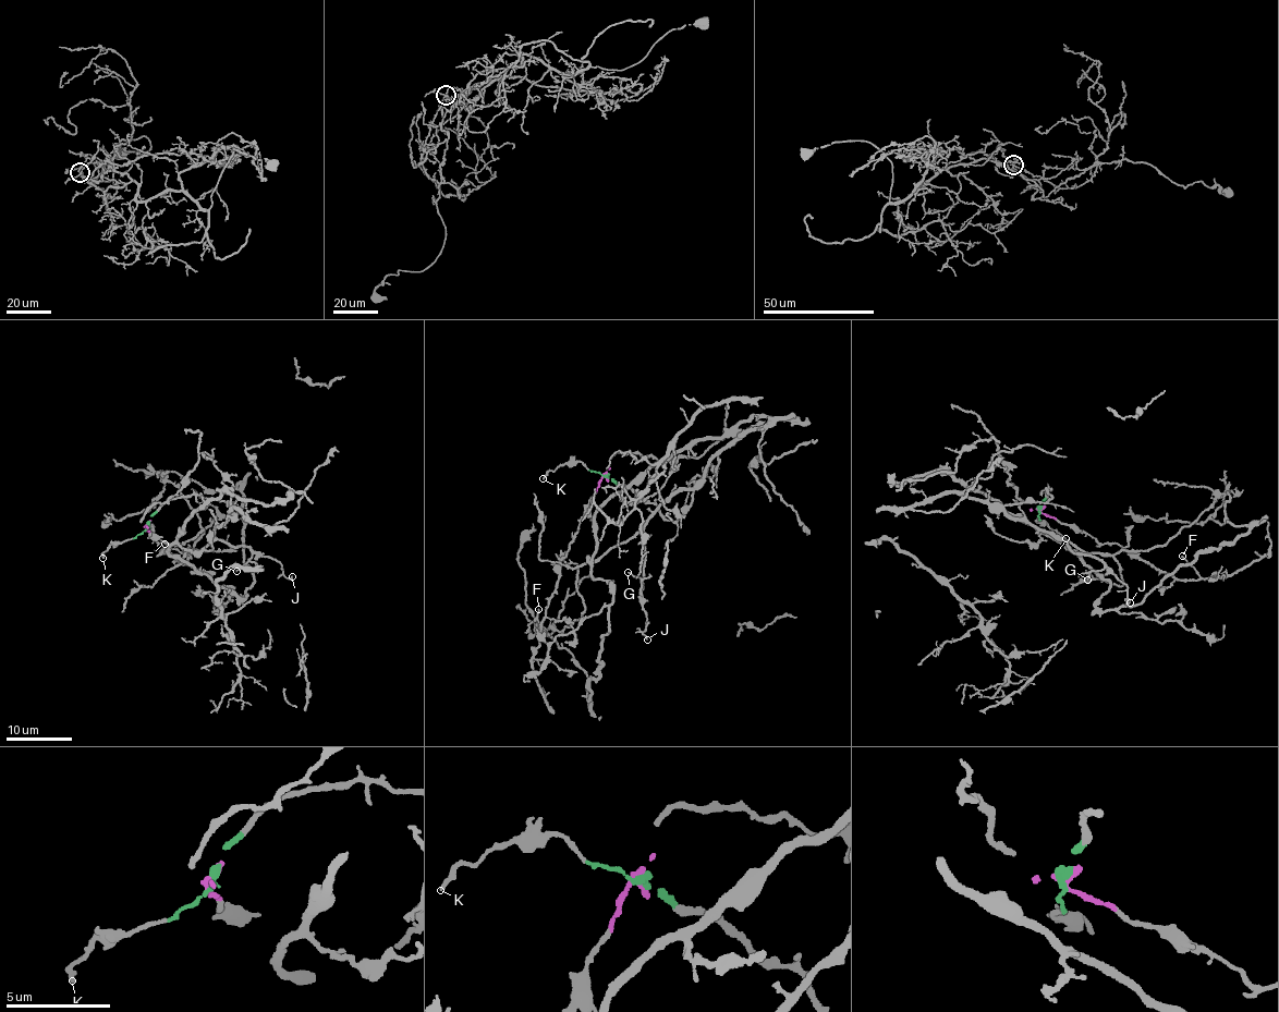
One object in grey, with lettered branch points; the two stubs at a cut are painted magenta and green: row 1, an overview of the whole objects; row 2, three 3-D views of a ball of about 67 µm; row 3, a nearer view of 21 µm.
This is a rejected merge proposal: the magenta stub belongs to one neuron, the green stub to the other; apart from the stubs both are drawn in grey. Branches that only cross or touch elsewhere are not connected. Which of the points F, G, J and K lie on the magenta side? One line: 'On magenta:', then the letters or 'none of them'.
On magenta: F

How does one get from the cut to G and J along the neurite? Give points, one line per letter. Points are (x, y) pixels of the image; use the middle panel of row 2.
G: (605, 476), (677, 522), (693, 489), (674, 492), (647, 522), (638, 592), (640, 578), (628, 572)
J: (605, 476), (655, 502), (665, 519), (677, 522), (693, 489), (672, 495), (645, 526), (646, 639)

